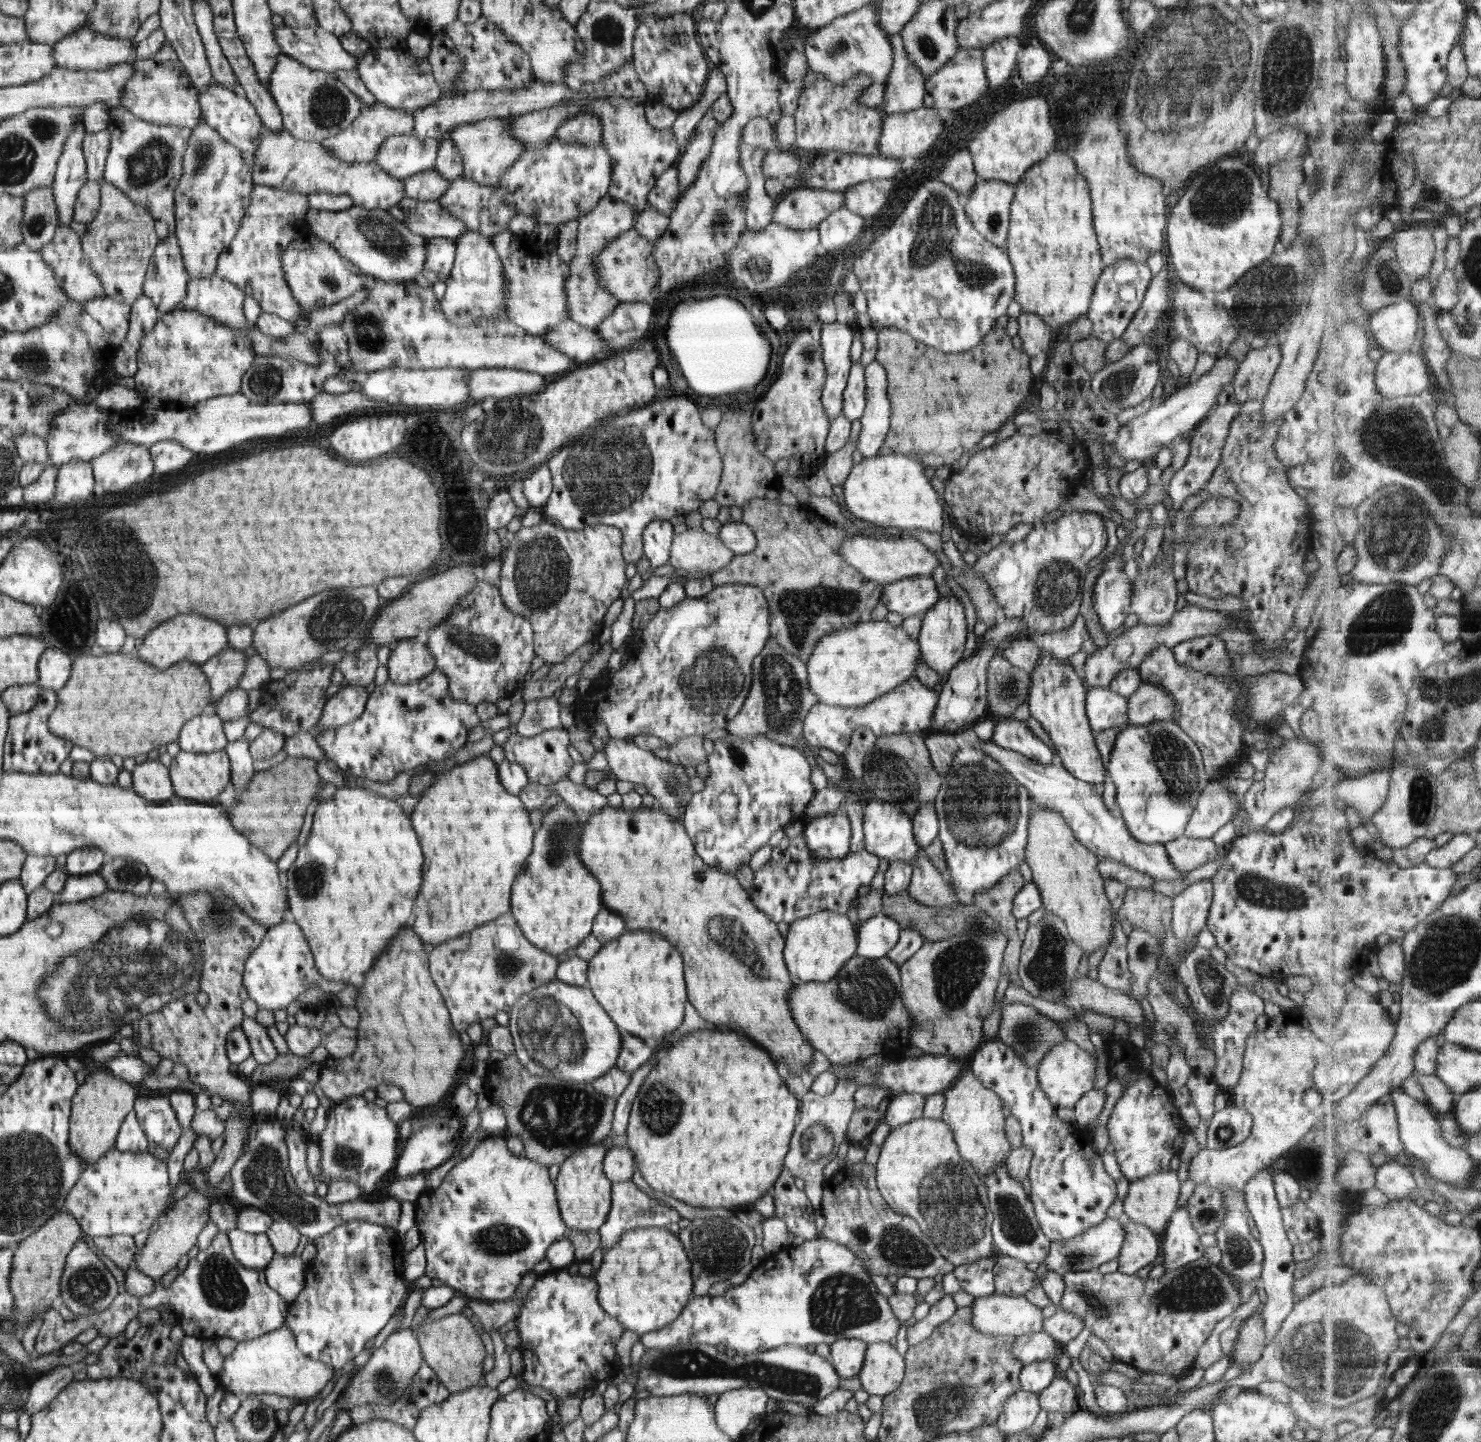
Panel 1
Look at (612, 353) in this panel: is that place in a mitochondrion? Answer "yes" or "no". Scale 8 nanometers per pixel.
no

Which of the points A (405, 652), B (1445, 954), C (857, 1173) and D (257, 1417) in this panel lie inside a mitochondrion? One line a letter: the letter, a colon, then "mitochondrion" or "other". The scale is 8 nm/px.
A: other
B: mitochondrion
C: other
D: mitochondrion

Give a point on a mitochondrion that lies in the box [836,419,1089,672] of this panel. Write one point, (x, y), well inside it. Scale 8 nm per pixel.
(1056, 584)

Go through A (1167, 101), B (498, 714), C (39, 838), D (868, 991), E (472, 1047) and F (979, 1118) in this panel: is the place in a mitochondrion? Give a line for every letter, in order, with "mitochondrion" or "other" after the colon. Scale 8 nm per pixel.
A: mitochondrion
B: other
C: other
D: mitochondrion
E: other
F: other

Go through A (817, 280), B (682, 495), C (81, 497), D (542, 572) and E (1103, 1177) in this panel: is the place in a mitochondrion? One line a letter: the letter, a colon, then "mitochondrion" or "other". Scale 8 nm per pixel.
A: other
B: other
C: other
D: mitochondrion
E: other

